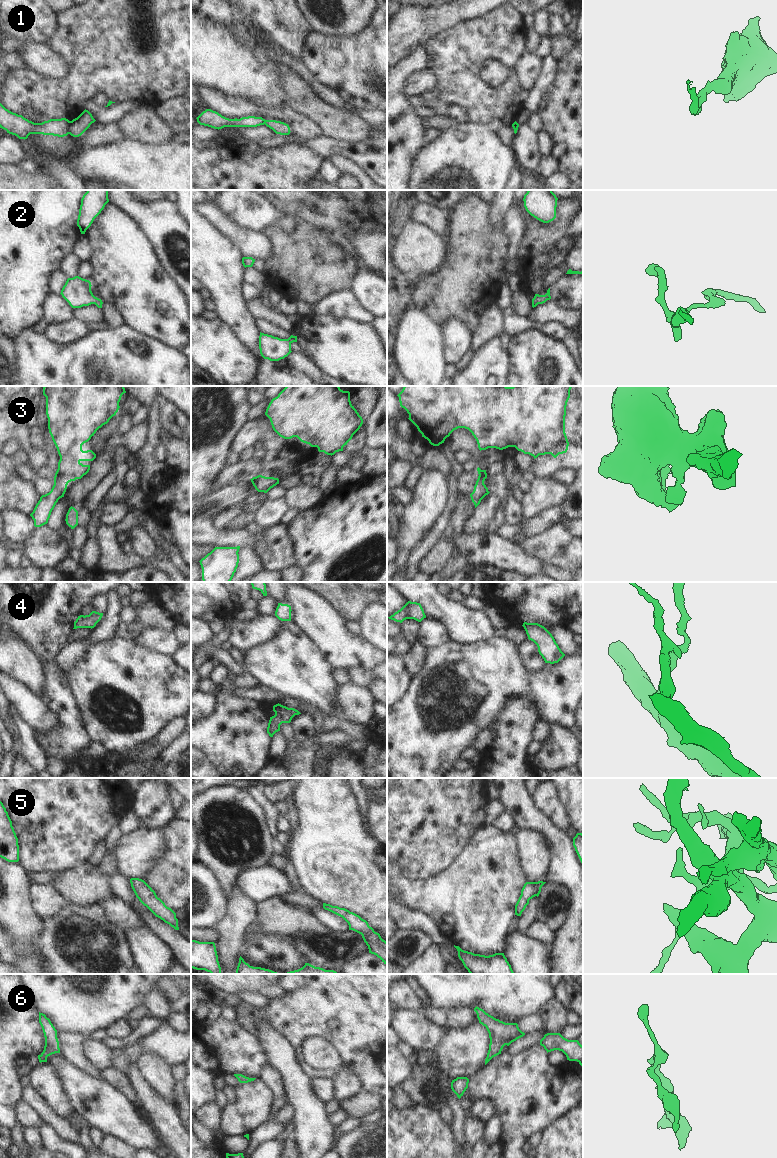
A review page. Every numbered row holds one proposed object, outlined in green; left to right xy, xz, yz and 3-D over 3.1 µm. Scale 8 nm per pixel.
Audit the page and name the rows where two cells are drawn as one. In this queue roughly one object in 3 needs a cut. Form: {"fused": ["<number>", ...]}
{"fused": ["1"]}

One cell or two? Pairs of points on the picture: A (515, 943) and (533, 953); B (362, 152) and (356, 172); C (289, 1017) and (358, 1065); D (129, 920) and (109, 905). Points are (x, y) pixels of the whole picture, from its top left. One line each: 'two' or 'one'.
A: one
B: two
C: one
D: one

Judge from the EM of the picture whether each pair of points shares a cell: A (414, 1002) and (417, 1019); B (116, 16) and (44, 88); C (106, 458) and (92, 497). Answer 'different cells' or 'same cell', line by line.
A: different cells
B: same cell
C: different cells

